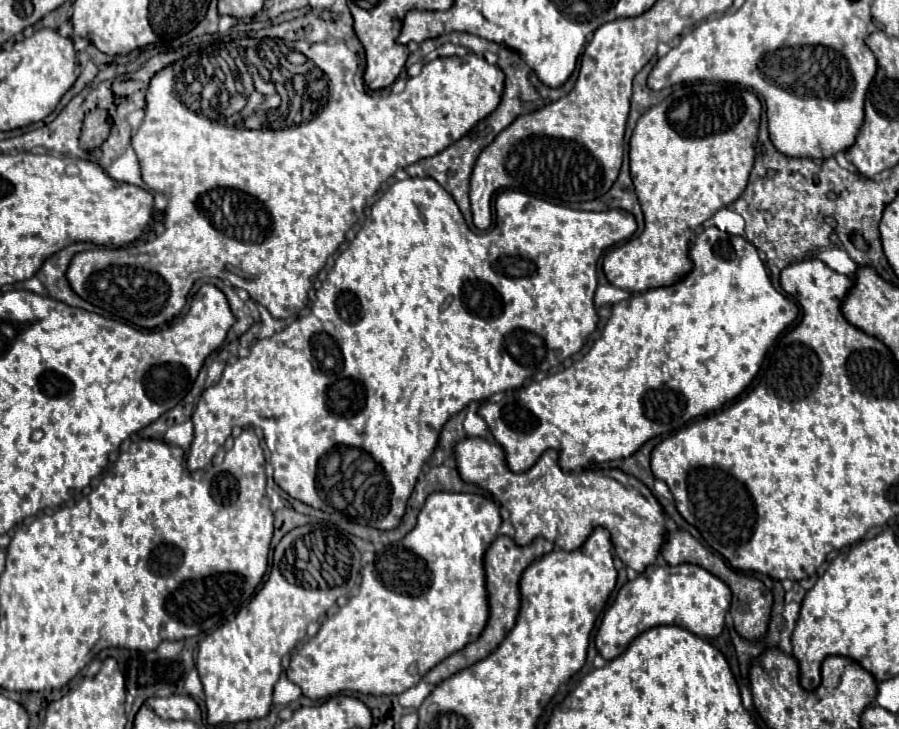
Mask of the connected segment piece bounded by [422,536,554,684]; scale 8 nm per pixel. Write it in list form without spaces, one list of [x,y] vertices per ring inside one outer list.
[[[498,536],[484,554],[484,574],[486,574],[486,592],[488,592],[488,608],[490,608],[490,616],[486,622],[486,628],[482,630],[480,638],[470,642],[468,646],[464,646],[462,650],[454,652],[450,658],[442,660],[438,666],[434,666],[422,680],[428,684],[438,684],[444,678],[456,674],[458,670],[464,670],[472,664],[476,664],[478,660],[486,658],[490,652],[496,650],[496,646],[504,640],[504,636],[512,630],[512,626],[516,624],[516,616],[518,616],[518,608],[520,608],[520,596],[518,596],[518,582],[520,582],[520,574],[524,572],[526,566],[530,566],[534,560],[538,560],[540,556],[552,552],[554,544],[544,540],[544,538],[534,538],[534,542],[530,542],[528,546],[518,546],[512,542],[512,538],[508,536]]]

